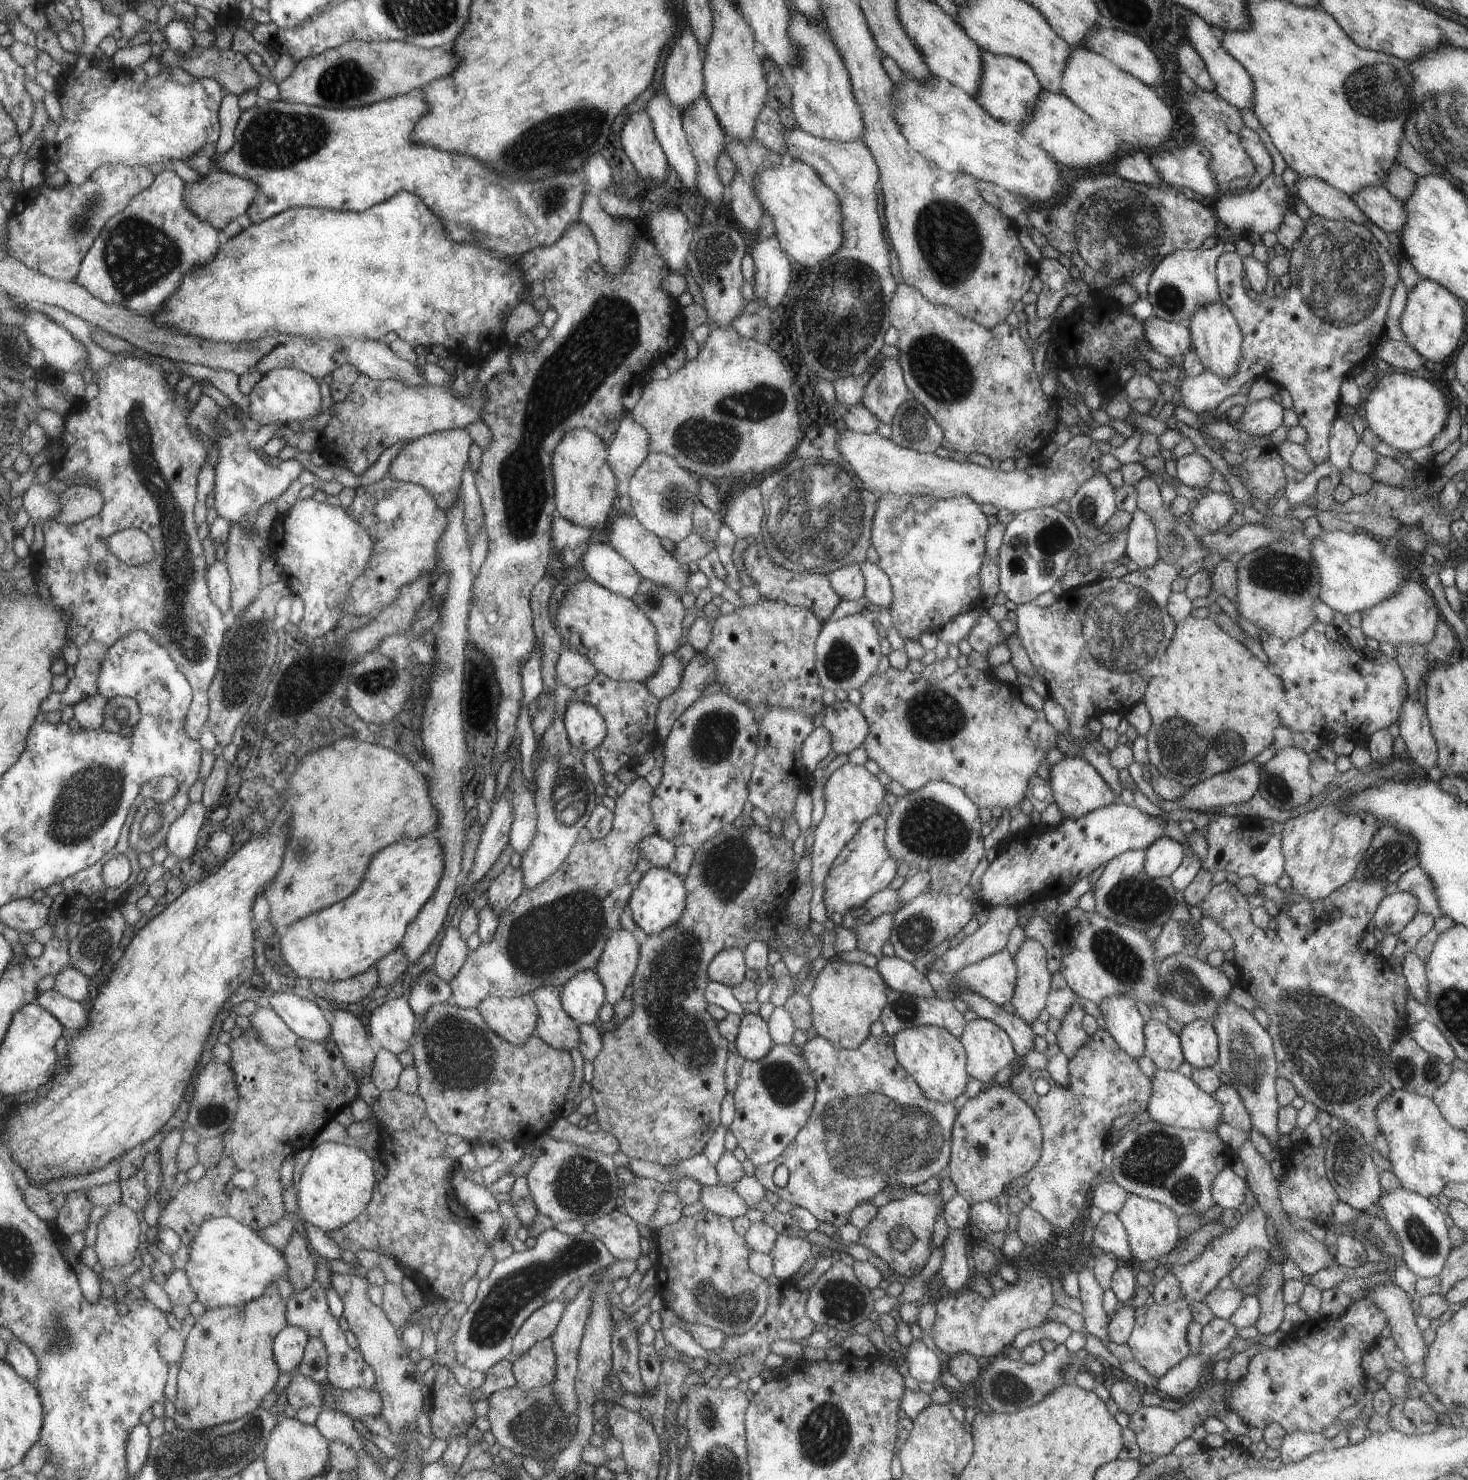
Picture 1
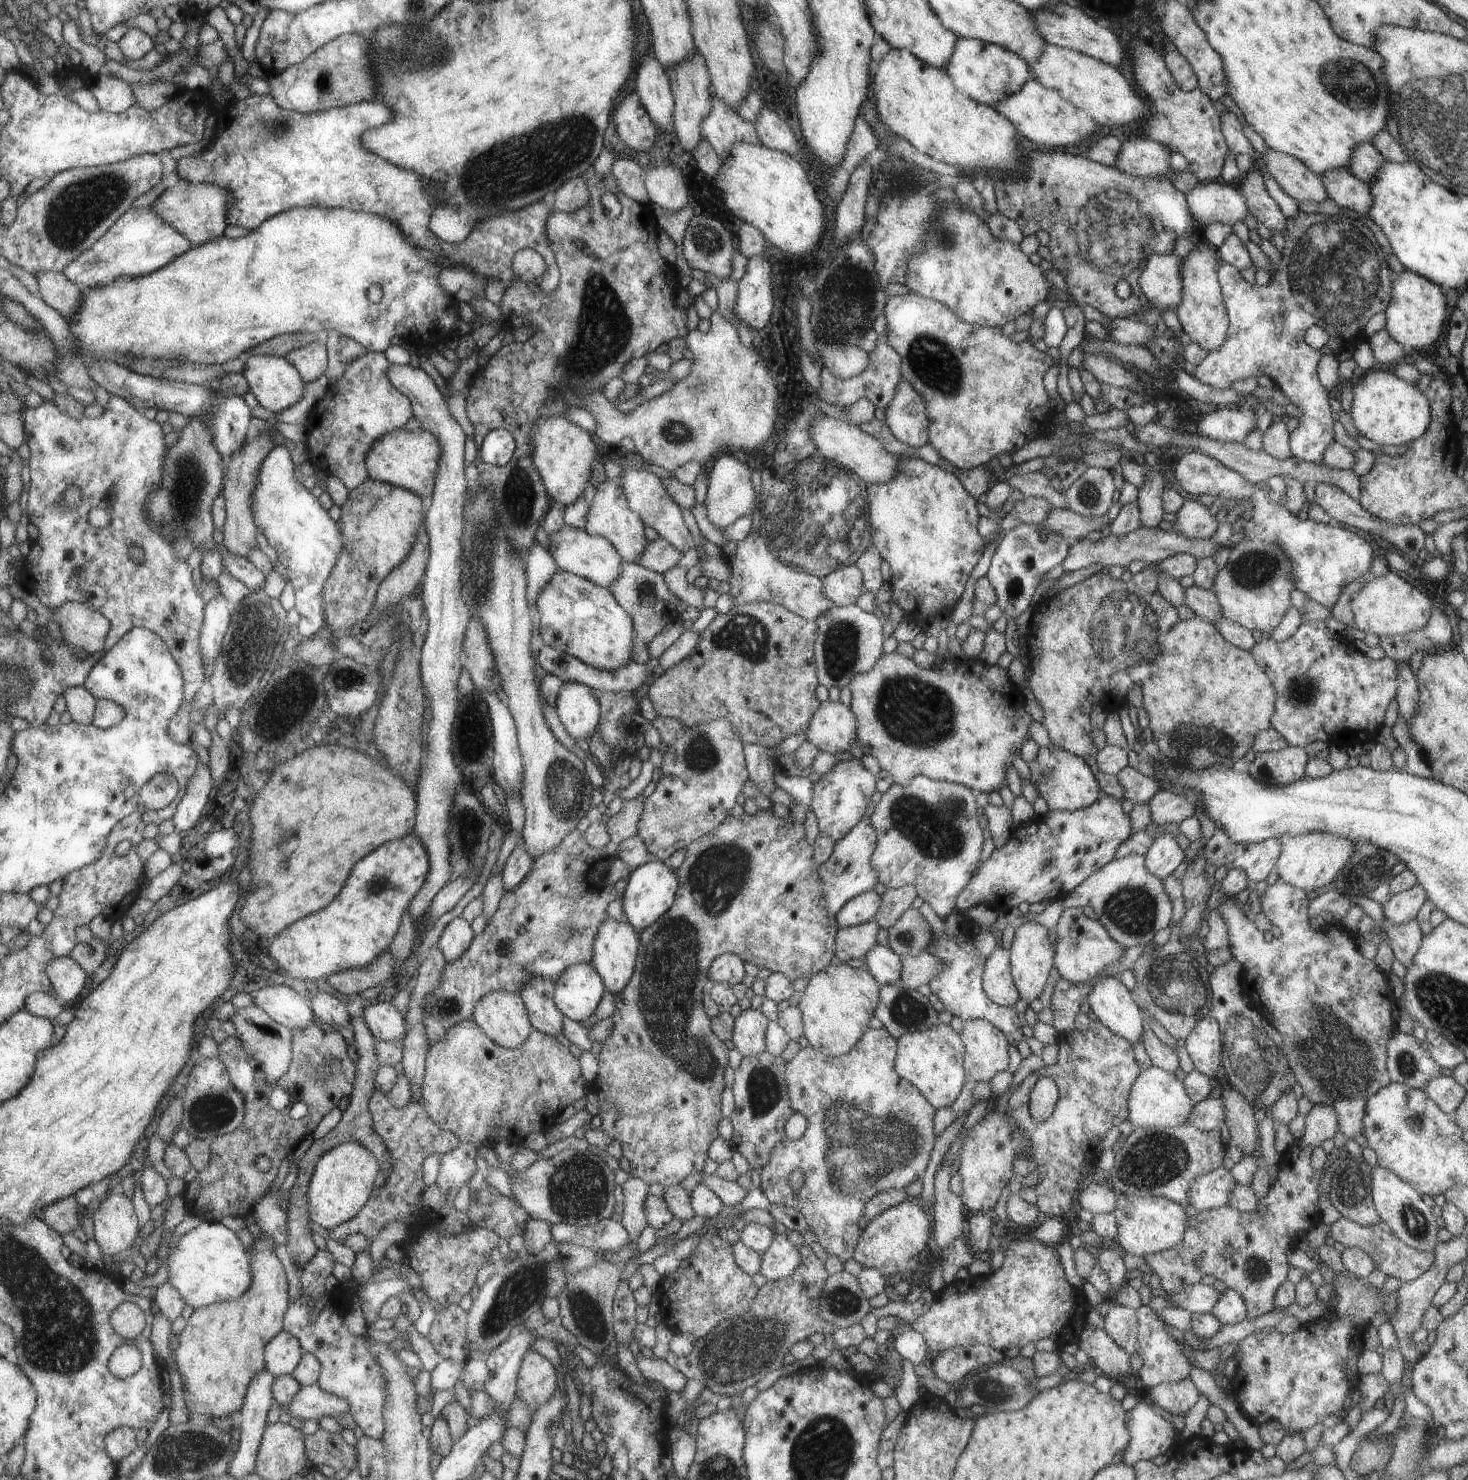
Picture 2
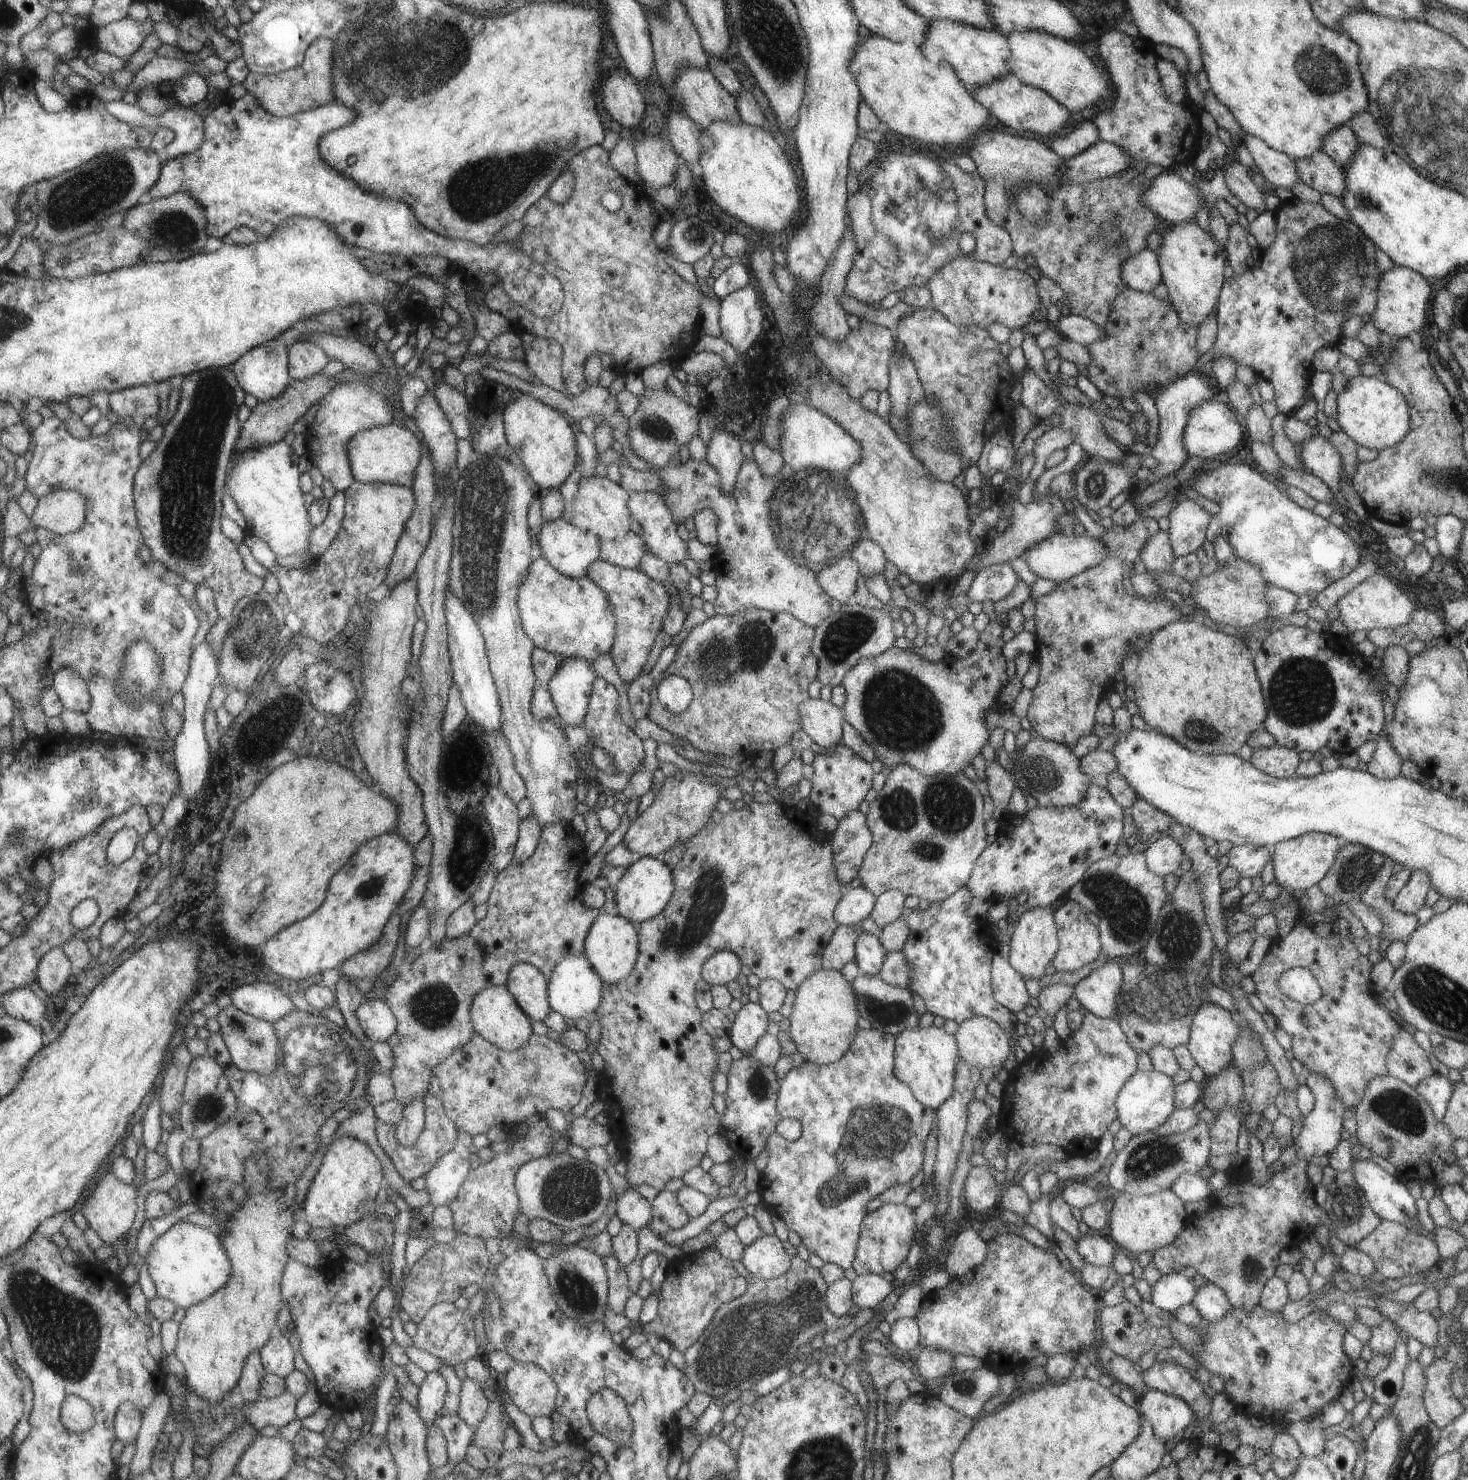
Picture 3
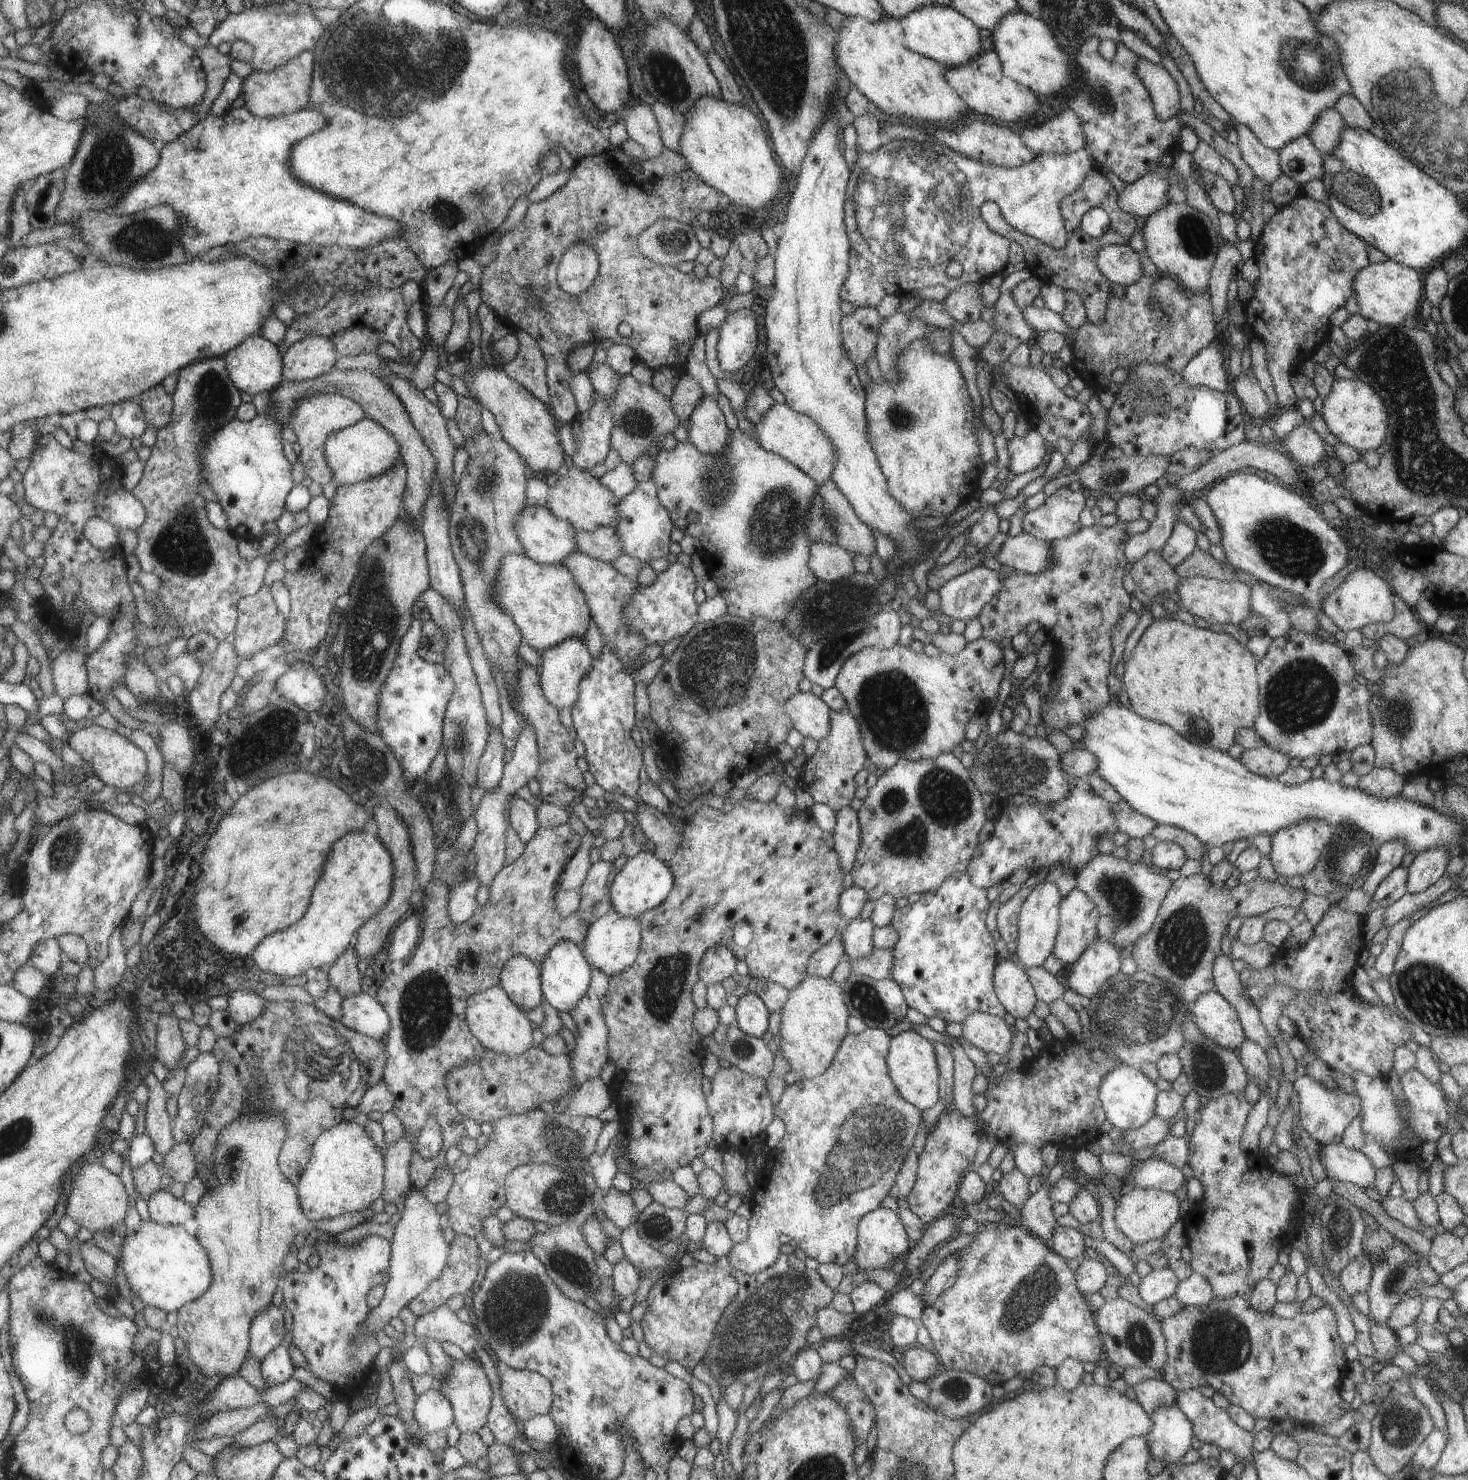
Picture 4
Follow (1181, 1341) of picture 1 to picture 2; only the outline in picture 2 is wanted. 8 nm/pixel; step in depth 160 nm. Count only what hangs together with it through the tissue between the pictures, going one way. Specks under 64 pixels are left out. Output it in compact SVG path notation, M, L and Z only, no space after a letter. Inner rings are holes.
M1141 1305L1136 1309L1137 1320L1139 1320L1139 1328L1137 1334L1138 1349L1136 1353L1142 1359L1142 1366L1136 1374L1138 1382L1145 1386L1145 1388L1155 1387L1159 1383L1179 1383L1182 1380L1185 1380L1190 1375L1192 1367L1189 1365L1187 1358L1183 1355L1183 1352L1179 1350L1179 1347L1176 1344L1176 1340L1169 1337L1169 1334L1166 1332L1166 1328L1169 1325L1163 1323L1159 1317L1155 1315L1153 1309L1149 1306Z

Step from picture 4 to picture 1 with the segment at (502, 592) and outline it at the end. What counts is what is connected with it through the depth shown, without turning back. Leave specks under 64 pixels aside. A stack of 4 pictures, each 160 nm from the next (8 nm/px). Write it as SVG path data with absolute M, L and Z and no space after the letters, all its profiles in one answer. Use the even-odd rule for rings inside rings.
M587 576L583 581L568 588L560 604L555 628L561 636L561 640L568 640L567 646L571 646L583 656L587 656L595 668L598 668L599 673L605 673L616 681L646 684L646 680L657 672L663 656L658 647L657 627L632 598L613 592Z

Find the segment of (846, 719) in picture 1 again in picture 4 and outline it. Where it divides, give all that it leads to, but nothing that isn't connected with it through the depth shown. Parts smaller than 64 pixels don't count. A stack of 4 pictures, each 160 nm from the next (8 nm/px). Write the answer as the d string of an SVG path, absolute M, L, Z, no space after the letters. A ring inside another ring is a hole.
M798 690L785 702L784 712L793 722L793 729L803 737L820 741L828 735L831 710L820 697L809 691Z

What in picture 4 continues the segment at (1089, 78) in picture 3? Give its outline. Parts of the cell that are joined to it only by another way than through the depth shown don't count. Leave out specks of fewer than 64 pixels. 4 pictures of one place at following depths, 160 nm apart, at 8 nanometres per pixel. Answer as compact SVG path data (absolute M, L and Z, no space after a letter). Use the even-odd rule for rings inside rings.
M1011 11L1005 15L991 32L992 49L1000 57L1001 68L1006 77L1024 84L1036 94L1047 96L1052 92L1063 92L1060 88L1071 82L1071 64L1065 52L1057 46L1049 28L1034 16L1023 11Z

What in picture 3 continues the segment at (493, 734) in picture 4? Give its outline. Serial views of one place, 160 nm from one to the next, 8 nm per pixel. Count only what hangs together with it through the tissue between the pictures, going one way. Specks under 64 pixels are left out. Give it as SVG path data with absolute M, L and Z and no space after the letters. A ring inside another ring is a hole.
M499 783L491 784L478 809L493 828L497 855L492 869L497 870L497 874L509 868L509 864L515 859L522 824L515 802L507 798L507 792L503 788Z

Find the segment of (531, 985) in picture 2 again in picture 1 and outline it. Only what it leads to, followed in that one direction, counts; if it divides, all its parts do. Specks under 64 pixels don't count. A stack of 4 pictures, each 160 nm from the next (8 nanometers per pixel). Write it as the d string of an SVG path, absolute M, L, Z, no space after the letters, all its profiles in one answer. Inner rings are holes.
M544 986L530 995L536 1000L539 1011L537 1034L556 1049L577 1049L581 1042L581 1024L565 1010L562 988Z

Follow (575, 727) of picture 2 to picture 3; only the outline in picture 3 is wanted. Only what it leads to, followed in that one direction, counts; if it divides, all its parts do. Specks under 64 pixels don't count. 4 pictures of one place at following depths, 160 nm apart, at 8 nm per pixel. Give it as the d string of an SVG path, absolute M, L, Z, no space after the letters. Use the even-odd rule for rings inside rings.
M567 659L549 682L549 692L567 727L581 727L587 720L597 680L591 662Z

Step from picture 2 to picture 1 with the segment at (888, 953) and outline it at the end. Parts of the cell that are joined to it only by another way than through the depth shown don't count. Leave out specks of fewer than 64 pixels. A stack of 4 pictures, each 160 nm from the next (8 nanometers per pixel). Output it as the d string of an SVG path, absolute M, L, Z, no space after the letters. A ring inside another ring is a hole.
M898 956L878 958L876 969L885 981L887 989L907 993L922 999L937 999L927 979L917 973L911 963Z

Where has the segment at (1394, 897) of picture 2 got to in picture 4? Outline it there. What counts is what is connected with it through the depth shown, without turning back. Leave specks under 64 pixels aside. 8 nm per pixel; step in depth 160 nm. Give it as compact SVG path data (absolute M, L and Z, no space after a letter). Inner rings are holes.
M1437 845L1418 852L1408 866L1406 892L1420 893L1435 883L1444 875L1449 858L1445 845Z

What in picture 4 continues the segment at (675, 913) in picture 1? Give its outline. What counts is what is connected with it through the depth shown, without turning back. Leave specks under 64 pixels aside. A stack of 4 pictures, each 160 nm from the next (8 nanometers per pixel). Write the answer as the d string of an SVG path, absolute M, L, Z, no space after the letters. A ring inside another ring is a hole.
M640 852L625 864L625 868L621 869L615 877L610 889L606 892L613 906L623 916L634 916L639 918L644 912L659 906L669 895L671 882L675 882L675 878L671 878L671 872L665 866L666 862L659 860L654 852Z

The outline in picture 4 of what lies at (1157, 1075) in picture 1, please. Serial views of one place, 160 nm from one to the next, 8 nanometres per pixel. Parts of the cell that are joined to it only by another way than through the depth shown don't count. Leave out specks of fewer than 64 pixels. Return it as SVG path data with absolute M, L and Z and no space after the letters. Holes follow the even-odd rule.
M1125 1063L1117 1064L1113 1070L1109 1070L1099 1087L1099 1097L1104 1105L1106 1120L1121 1131L1135 1130L1155 1114L1157 1094L1159 1091L1153 1080L1149 1080L1136 1066Z

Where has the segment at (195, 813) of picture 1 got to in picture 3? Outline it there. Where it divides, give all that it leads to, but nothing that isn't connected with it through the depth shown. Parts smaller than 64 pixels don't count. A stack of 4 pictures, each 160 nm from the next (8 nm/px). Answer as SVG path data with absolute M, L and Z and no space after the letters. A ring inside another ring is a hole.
M205 637L203 642L195 647L192 656L191 674L189 674L189 678L185 682L185 688L182 690L184 698L187 698L184 718L185 726L183 726L183 732L175 740L173 748L173 757L176 760L177 770L179 770L181 778L182 793L188 802L195 800L197 796L201 796L199 792L203 792L203 788L207 783L205 780L209 776L209 767L213 756L207 741L205 720L209 698L211 698L213 690L215 690L220 681L219 658L217 658L217 652L215 652L215 648L209 642L208 637Z

